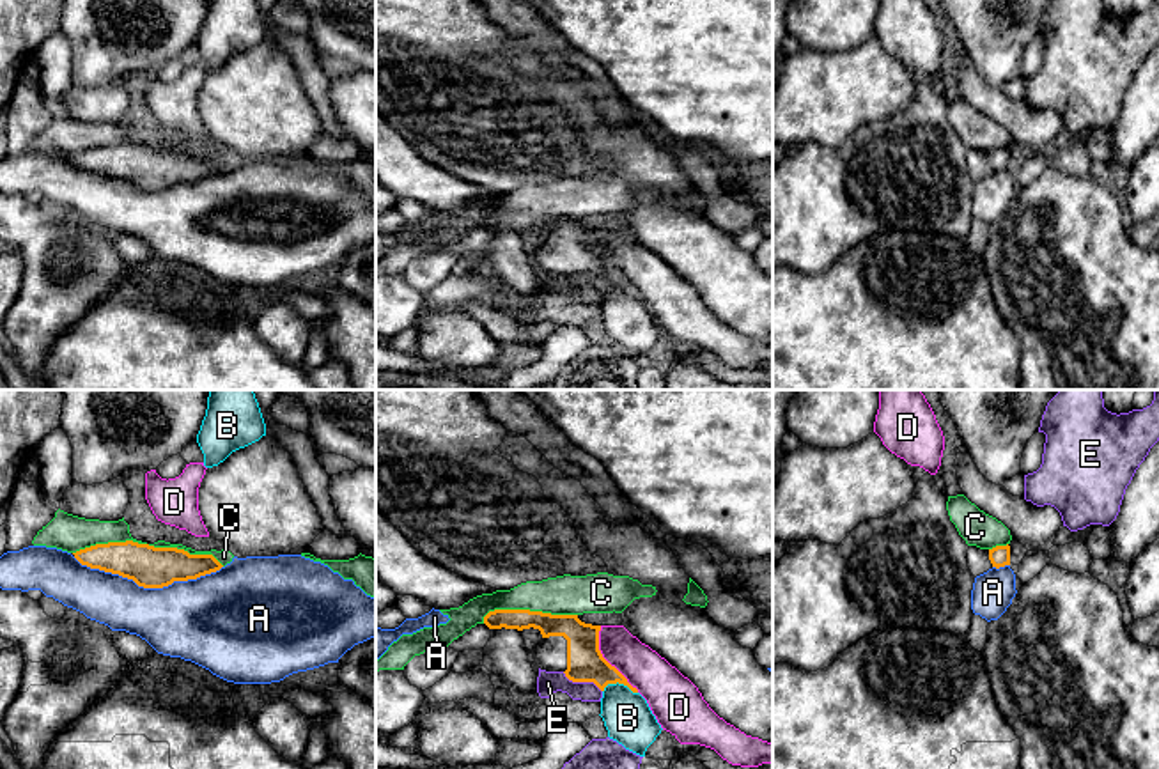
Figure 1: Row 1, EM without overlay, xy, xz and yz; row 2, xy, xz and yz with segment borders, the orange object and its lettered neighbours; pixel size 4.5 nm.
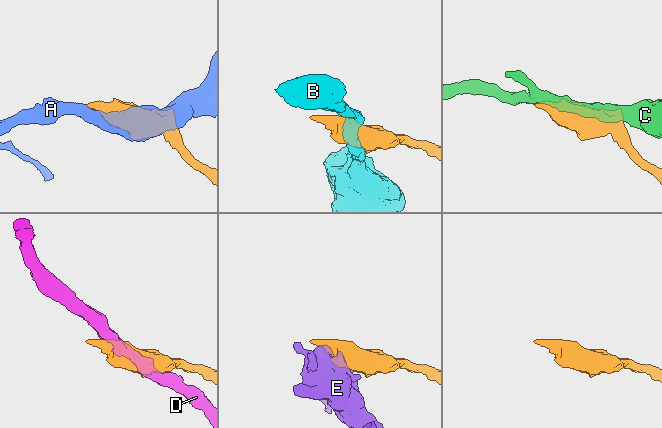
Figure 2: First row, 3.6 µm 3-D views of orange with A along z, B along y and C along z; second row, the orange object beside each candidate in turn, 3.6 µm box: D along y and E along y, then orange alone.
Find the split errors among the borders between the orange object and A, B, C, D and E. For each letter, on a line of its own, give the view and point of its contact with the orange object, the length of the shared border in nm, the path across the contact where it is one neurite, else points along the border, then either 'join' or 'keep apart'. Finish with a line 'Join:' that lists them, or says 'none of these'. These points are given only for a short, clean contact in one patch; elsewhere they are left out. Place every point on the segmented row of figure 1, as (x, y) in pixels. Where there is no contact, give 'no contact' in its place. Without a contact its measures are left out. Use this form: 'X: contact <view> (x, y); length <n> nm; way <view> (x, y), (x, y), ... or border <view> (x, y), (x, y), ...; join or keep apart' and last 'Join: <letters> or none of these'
A: contact xy (147, 587); length 700 nm; keep apart
B: contact xz (621, 683); length 160 nm; keep apart
C: contact xy (147, 544); length 700 nm; keep apart
D: contact xz (605, 660); length 360 nm; keep apart
E: contact xz (582, 681); length 200 nm; border xz (562, 672), (573, 681), (591, 681), (601, 691); keep apart
Join: none of these

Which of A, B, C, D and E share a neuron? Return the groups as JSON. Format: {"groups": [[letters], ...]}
{"groups": [["A"], ["B"], ["C"], ["D"], ["E"]]}

